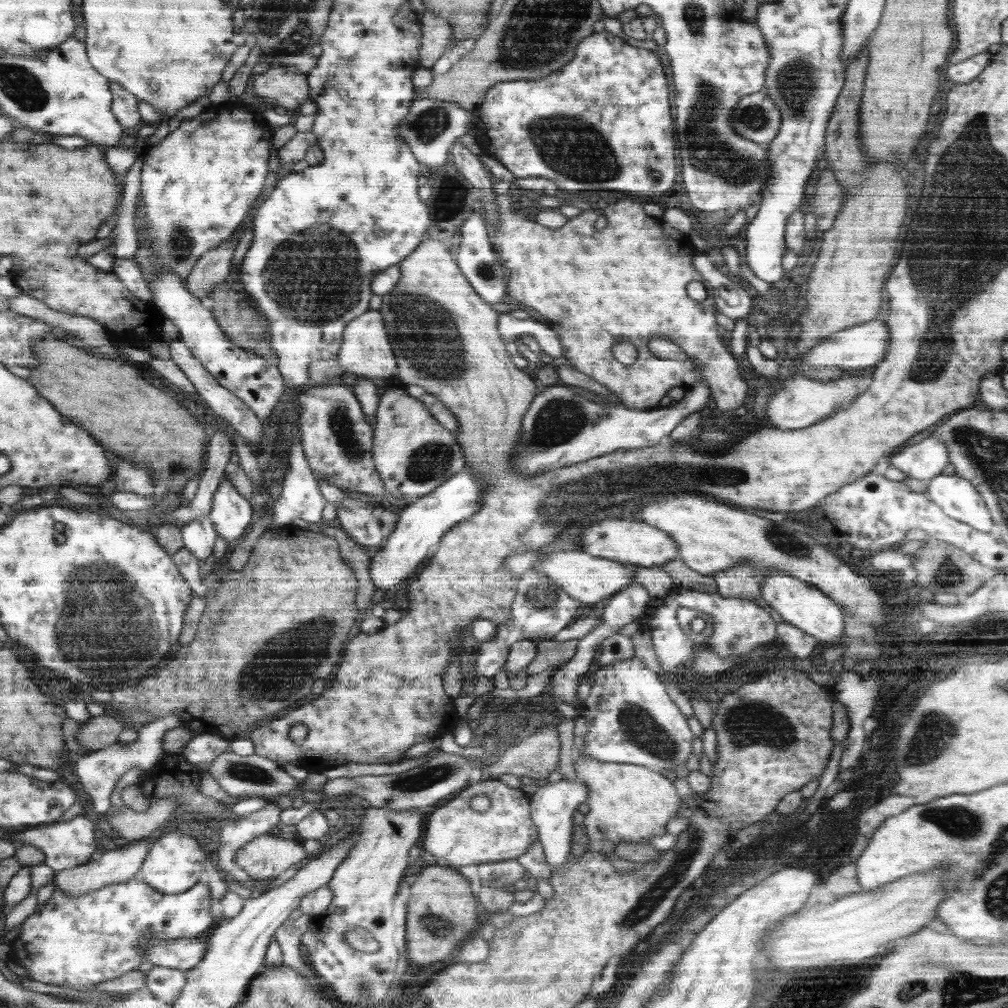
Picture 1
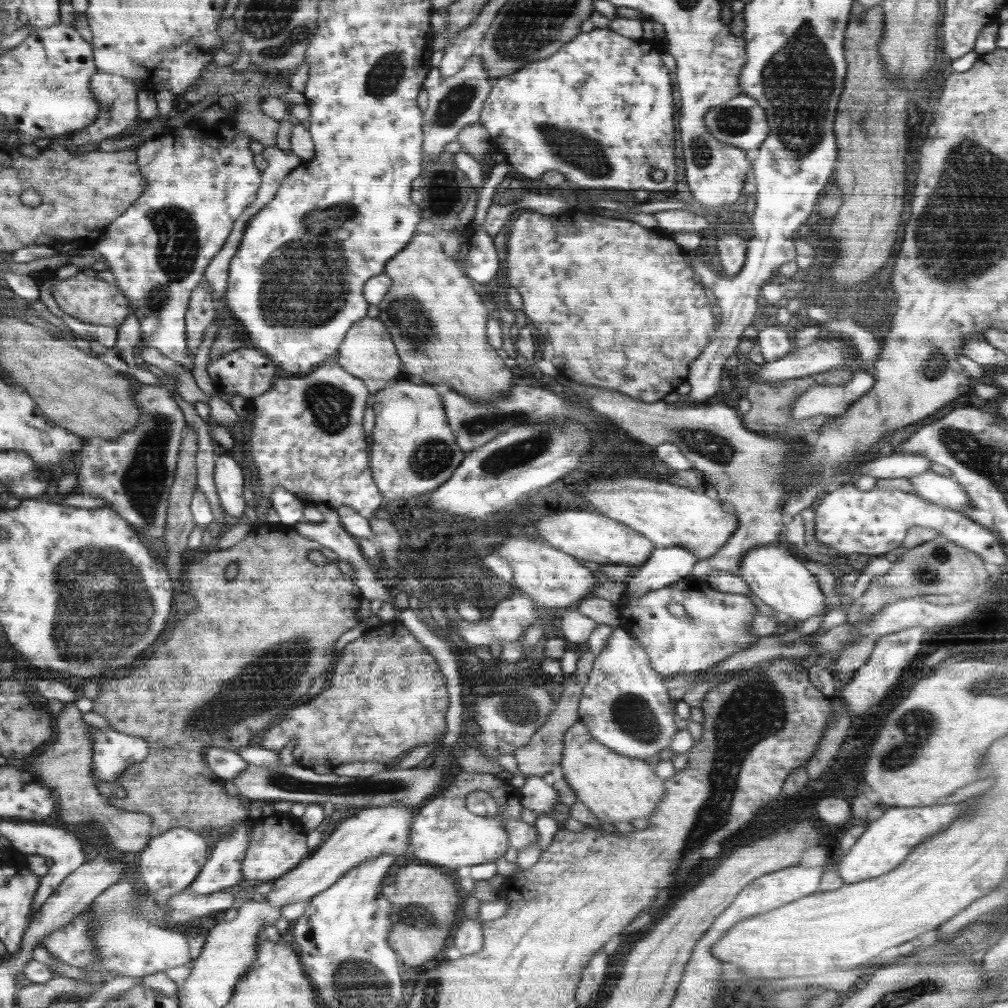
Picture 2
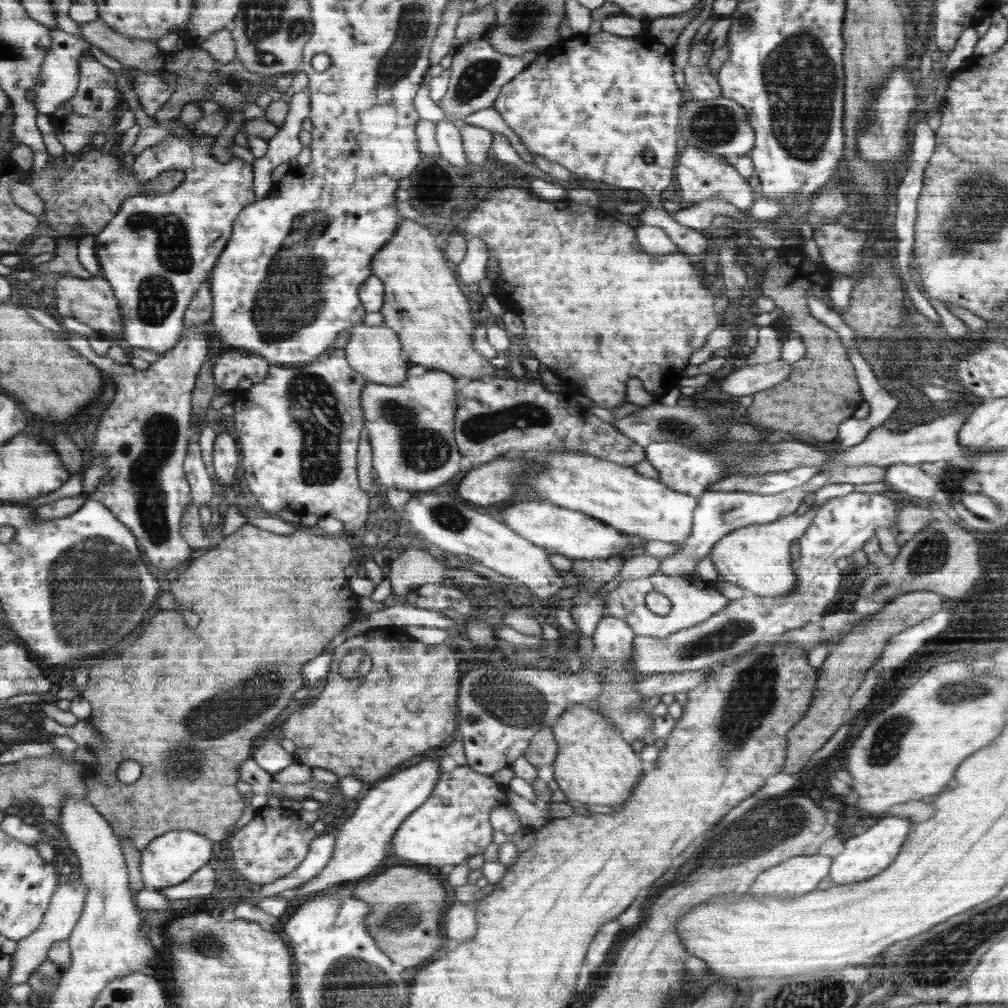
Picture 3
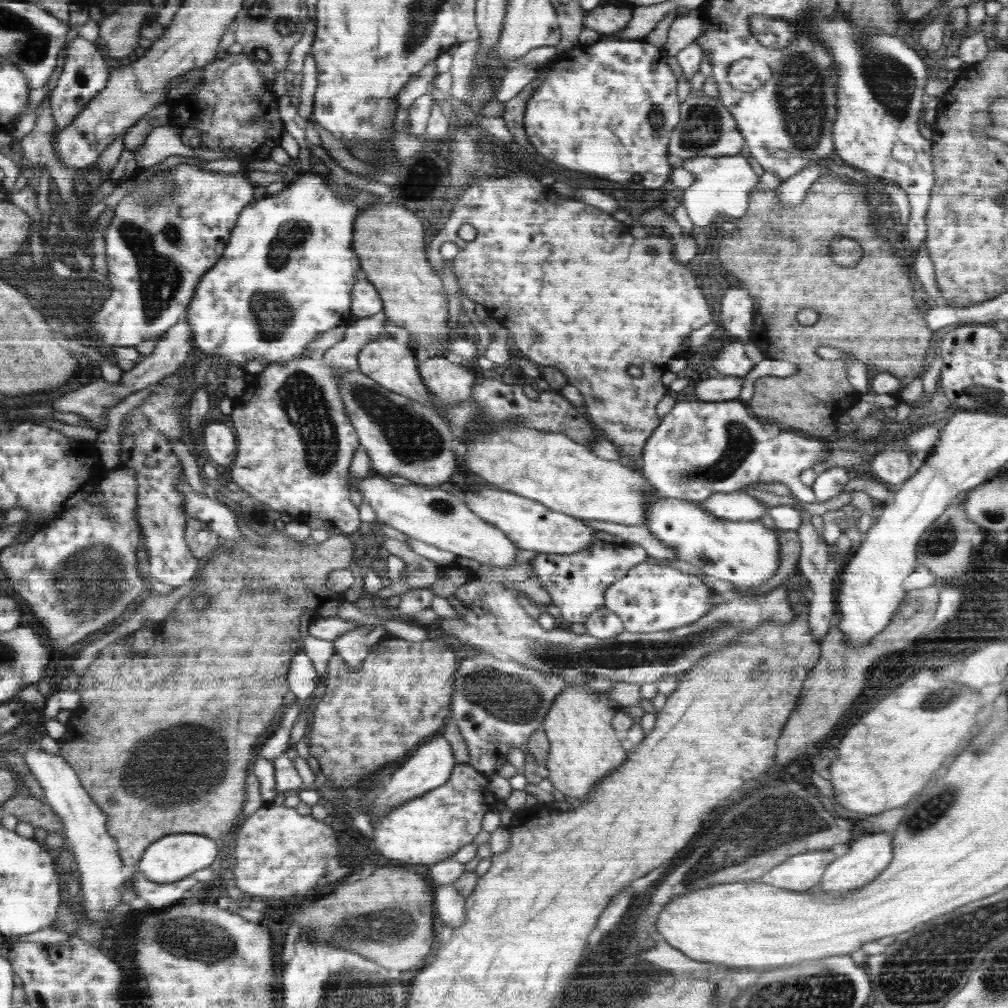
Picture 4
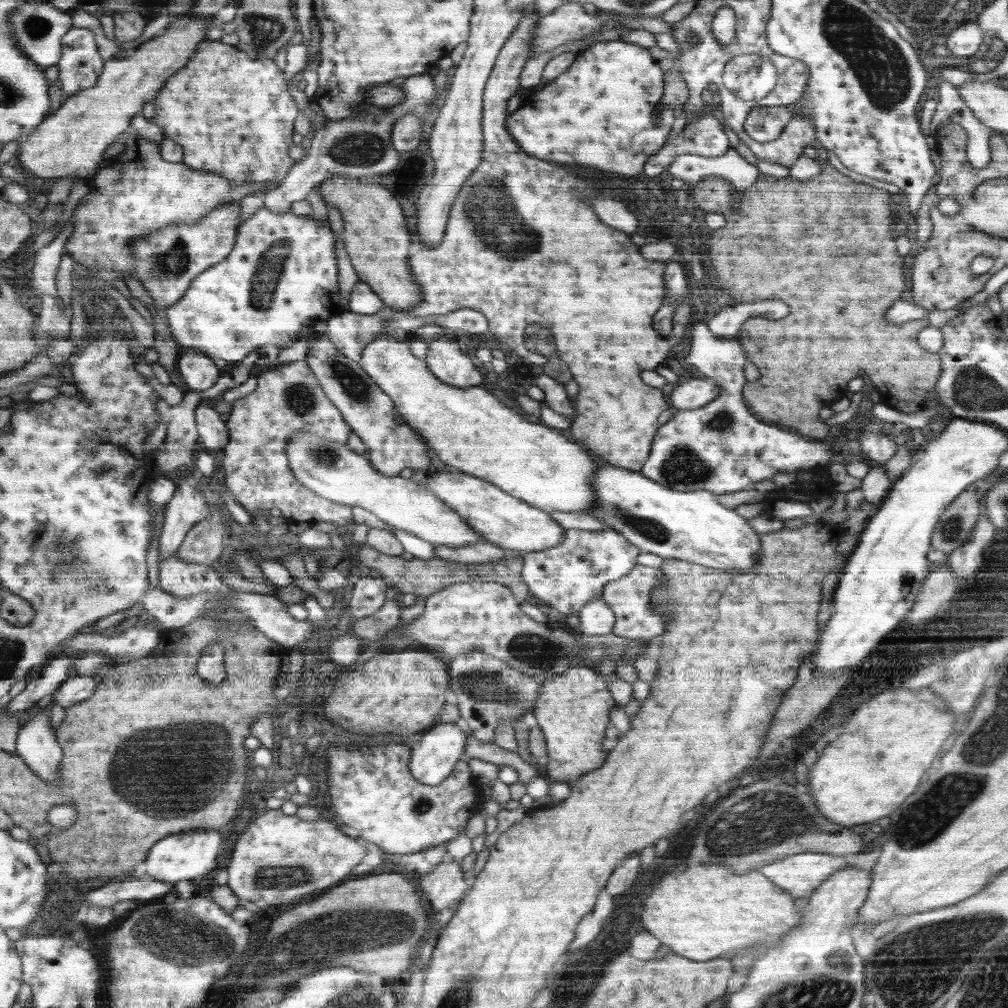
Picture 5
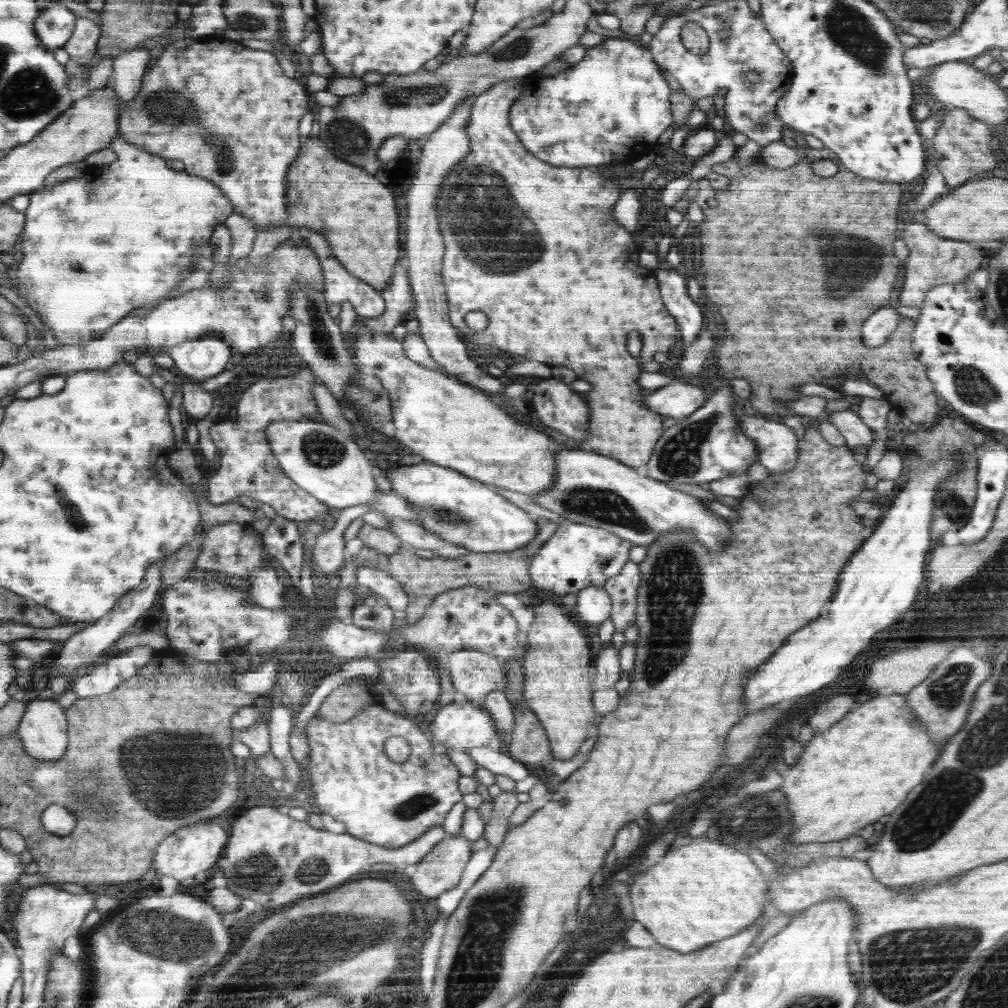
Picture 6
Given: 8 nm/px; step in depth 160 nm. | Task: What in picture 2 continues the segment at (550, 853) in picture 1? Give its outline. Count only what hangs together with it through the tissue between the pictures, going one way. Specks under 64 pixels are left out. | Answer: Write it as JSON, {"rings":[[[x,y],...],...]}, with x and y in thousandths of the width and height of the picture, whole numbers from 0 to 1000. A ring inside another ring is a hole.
{"rings":[[[521,769],[520,779],[516,783],[517,795],[528,803],[533,811],[538,807],[546,810],[549,798],[556,796],[553,785],[534,769]]]}

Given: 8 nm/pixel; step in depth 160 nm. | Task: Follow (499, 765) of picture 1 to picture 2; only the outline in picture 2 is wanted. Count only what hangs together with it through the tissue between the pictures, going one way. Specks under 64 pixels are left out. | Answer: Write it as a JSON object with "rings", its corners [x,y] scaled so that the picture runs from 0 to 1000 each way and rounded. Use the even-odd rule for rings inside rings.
{"rings":[[[581,645],[581,647],[575,651],[572,656],[572,663],[568,667],[567,672],[562,673],[563,676],[560,686],[555,696],[551,699],[551,703],[546,707],[544,714],[527,730],[526,736],[522,740],[515,742],[508,748],[512,760],[514,760],[514,765],[518,766],[518,768],[534,769],[538,771],[546,767],[554,757],[557,757],[561,741],[559,737],[560,727],[574,714],[574,696],[579,680],[583,678],[589,654],[590,649],[585,645]]]}

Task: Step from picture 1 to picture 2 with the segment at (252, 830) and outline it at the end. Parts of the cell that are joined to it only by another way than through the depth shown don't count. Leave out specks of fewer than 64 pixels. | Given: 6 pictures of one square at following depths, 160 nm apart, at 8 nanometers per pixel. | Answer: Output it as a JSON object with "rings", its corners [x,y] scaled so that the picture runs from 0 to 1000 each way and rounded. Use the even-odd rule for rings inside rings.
{"rings":[[[252,813],[239,814],[234,817],[230,829],[226,829],[214,837],[211,849],[206,855],[203,855],[198,869],[188,878],[188,883],[192,887],[208,887],[221,882],[232,883],[232,879],[235,879],[241,868],[239,855],[252,816]]]}

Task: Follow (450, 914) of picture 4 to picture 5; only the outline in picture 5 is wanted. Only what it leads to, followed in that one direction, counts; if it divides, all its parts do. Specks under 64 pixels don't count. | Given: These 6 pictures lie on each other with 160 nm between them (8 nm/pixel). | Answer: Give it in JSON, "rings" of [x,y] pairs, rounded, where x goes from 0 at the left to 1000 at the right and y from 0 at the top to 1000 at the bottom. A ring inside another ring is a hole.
{"rings":[[[454,854],[438,855],[426,867],[420,868],[417,879],[425,897],[431,903],[438,904],[453,900],[467,882],[460,873],[460,865]]]}

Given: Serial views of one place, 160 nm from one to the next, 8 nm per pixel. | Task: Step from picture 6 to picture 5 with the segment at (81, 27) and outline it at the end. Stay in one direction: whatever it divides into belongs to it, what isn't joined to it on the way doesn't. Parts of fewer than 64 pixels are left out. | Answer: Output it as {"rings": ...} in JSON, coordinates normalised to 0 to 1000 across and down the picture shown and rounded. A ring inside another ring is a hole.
{"rings":[[[72,27],[63,36],[63,52],[58,61],[59,77],[63,95],[91,88],[99,79],[101,58],[97,54],[93,34],[87,28]]]}

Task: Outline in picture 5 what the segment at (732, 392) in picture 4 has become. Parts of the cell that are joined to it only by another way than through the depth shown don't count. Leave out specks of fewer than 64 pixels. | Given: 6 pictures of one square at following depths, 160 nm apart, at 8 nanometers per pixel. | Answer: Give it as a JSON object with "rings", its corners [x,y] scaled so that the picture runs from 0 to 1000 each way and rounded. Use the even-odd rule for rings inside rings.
{"rings":[[[686,375],[673,379],[673,383],[665,389],[663,398],[667,407],[688,407],[710,397],[714,390],[711,379],[705,375]]]}

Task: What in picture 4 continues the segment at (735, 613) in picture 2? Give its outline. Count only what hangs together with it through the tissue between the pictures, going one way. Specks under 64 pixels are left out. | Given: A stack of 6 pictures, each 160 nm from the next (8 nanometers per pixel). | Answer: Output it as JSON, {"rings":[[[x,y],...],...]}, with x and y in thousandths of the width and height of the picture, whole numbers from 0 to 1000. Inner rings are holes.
{"rings":[[[636,558],[626,563],[621,571],[612,575],[600,585],[600,603],[608,606],[620,619],[620,625],[626,628],[647,628],[673,624],[687,617],[690,618],[706,600],[705,591],[709,588],[704,586],[696,578],[695,574],[673,564],[644,558]]]}

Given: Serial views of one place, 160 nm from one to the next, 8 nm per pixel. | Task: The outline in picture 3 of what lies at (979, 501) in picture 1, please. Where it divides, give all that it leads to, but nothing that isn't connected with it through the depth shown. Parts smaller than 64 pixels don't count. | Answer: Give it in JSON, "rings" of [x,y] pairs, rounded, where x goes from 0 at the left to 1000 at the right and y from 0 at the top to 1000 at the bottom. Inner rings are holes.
{"rings":[[[889,459],[881,461],[878,466],[876,477],[893,491],[904,491],[908,498],[920,498],[931,483],[938,486],[938,480],[933,475],[921,473],[913,461]]]}

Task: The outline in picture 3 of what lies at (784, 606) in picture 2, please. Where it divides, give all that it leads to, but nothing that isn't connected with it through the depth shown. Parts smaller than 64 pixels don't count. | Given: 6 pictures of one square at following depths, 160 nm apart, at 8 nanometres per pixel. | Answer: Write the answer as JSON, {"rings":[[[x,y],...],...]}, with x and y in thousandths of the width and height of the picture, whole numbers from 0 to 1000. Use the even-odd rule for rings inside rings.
{"rings":[[[827,479],[816,482],[809,488],[809,499],[798,510],[777,512],[772,516],[755,521],[742,521],[731,524],[717,532],[706,544],[703,551],[712,569],[722,578],[736,582],[740,588],[755,592],[777,592],[787,588],[791,571],[786,569],[784,540],[794,534],[803,524],[813,504],[824,494],[839,492],[846,488],[847,480]]]}

